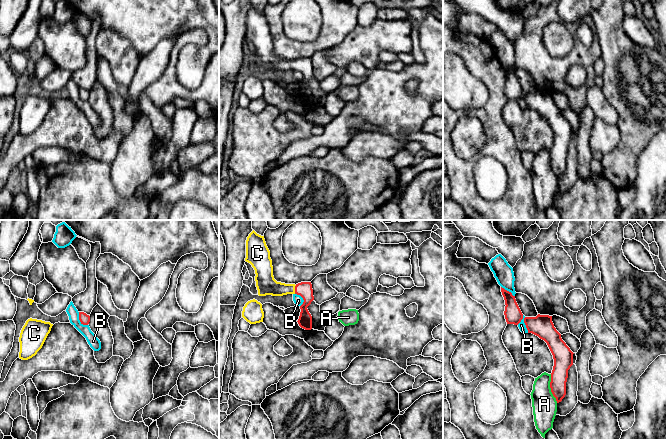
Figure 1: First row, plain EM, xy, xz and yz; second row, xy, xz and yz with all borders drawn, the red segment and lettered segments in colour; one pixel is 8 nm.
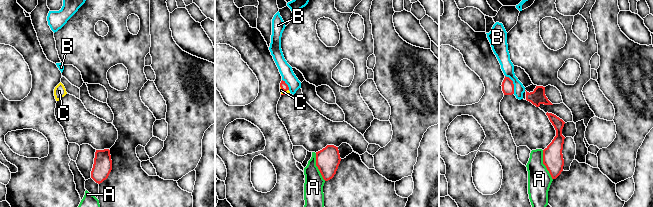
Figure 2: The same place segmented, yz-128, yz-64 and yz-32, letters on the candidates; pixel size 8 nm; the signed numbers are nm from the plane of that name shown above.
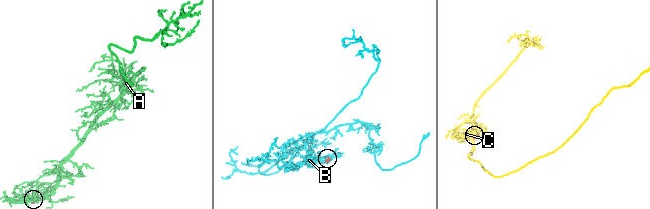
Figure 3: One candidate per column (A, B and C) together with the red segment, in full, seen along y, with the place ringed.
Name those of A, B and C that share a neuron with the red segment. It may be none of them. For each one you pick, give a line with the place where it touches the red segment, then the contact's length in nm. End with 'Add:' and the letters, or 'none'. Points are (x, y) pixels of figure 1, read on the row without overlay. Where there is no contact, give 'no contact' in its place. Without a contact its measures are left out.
C: meets red in xz at (295, 65); contact 70 nm long
Add: C

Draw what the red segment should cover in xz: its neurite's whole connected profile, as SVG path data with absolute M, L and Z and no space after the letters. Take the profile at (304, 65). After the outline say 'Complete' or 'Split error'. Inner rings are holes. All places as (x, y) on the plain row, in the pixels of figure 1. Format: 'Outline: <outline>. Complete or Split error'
Outline: M254 6L246 16L245 37L250 39L255 46L255 57L259 72L297 70L303 74L304 78L300 82L301 88L297 98L301 104L311 106L312 92L307 85L314 76L311 58L301 58L296 61L277 58L273 52L270 27L264 12L257 10Z. Split error

